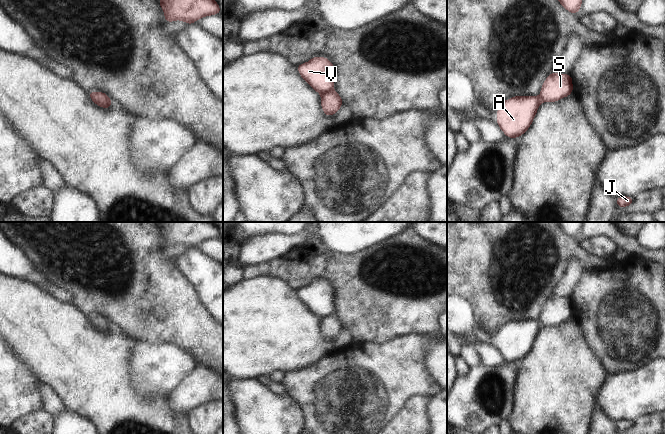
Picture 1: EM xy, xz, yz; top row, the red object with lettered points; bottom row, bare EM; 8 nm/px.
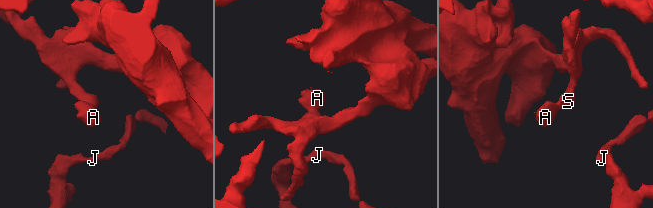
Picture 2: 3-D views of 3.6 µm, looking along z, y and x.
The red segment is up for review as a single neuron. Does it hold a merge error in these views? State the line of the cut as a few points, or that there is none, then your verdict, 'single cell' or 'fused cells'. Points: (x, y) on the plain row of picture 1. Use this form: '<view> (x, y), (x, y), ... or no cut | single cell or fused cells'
xz (332, 313), (321, 318) | fused cells

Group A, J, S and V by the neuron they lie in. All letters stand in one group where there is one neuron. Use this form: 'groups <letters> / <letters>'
groups A V / J S

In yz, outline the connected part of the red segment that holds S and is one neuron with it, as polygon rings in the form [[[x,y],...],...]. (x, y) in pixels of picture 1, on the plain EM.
[[[553,296],[543,306],[540,326],[556,326],[572,318],[572,300]]]

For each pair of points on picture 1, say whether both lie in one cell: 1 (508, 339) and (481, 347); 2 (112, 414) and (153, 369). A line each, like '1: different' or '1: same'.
1: different
2: different

